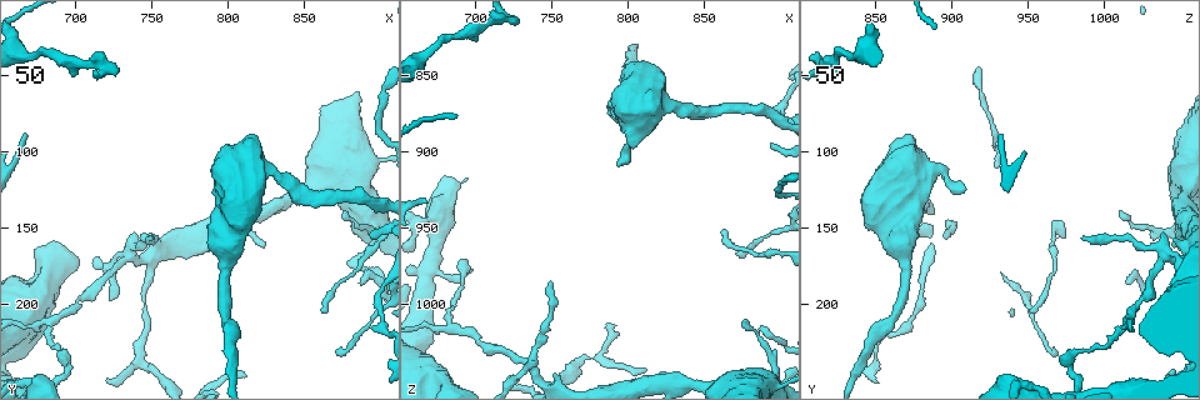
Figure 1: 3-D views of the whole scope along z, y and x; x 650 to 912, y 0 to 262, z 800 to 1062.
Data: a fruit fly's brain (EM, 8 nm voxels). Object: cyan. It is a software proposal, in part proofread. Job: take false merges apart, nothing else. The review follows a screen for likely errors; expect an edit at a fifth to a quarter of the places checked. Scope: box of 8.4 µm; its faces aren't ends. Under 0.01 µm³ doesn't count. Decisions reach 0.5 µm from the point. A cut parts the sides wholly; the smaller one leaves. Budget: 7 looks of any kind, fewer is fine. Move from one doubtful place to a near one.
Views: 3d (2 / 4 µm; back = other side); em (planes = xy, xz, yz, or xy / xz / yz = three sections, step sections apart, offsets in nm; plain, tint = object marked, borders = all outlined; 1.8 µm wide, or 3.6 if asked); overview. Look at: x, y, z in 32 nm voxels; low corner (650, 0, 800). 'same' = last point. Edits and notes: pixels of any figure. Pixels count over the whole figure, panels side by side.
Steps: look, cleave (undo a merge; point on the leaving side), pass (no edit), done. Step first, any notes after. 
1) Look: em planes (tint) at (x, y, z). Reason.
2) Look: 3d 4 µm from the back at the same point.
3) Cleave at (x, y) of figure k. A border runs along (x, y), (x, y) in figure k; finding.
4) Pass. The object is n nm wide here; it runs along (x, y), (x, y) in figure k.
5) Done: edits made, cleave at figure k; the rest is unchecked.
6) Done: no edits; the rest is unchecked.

Look: 3d 4 µm at (690, 232, 978). Sharp bend.

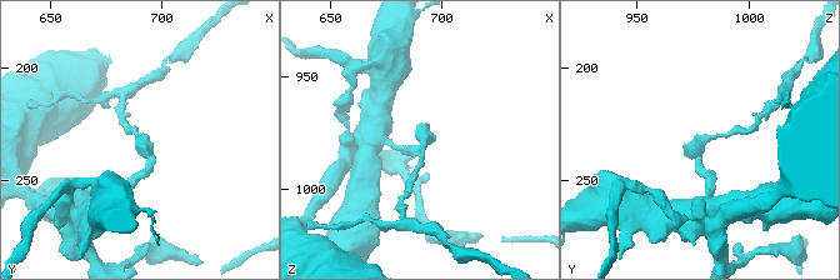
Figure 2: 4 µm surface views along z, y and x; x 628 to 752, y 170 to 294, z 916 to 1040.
Look: em 3.6 µm xy step 8 (tint) at (691, 232, 979). Shape alone is not enough.

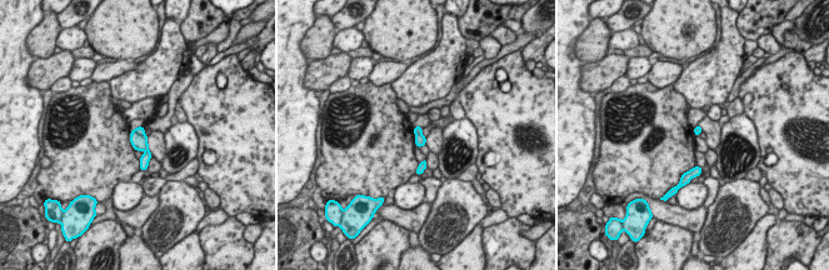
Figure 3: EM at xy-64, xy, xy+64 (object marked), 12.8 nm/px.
Look: em 3.6 µm planes (tint) at the same point.

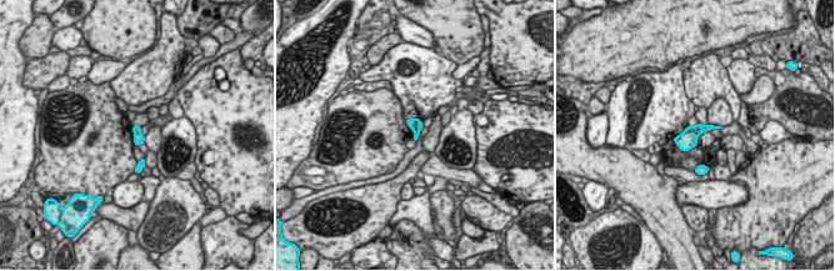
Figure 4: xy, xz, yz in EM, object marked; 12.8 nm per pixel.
Cleave at (686, 140) of figure 4. The object is 160 nm wide here; a border runs along (684, 130), (693, 130), (698, 135) in figure 4; a second neuron is stuck on.

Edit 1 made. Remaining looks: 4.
Look: em planes (plain) at (736, 168, 1040). Four-way junction.

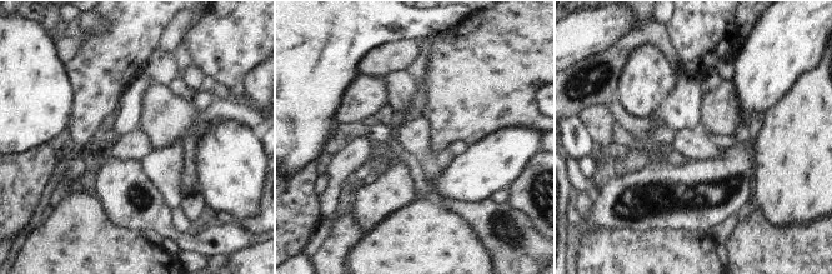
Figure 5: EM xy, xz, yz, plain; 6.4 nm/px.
Look: em planes (tint) at the same point. Where the object lies.

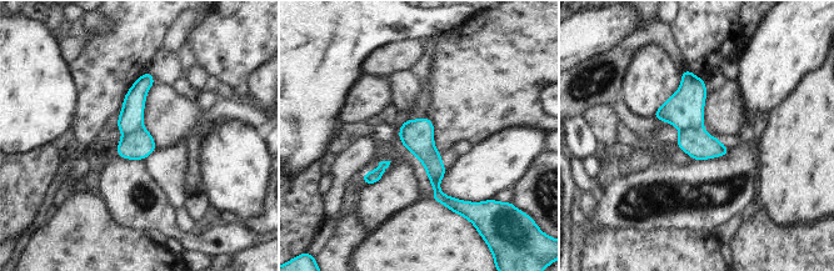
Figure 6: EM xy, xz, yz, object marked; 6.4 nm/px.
Cleave at (684, 109) of figure 6. The object is 190 nm wide here; a border runs along (703, 128), (683, 128), (680, 130) in figure 6; a second neuron is stuck on.

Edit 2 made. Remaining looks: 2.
Done: edits made, cleave at figure 4, cleave at figure 6; the rest is unchecked.

